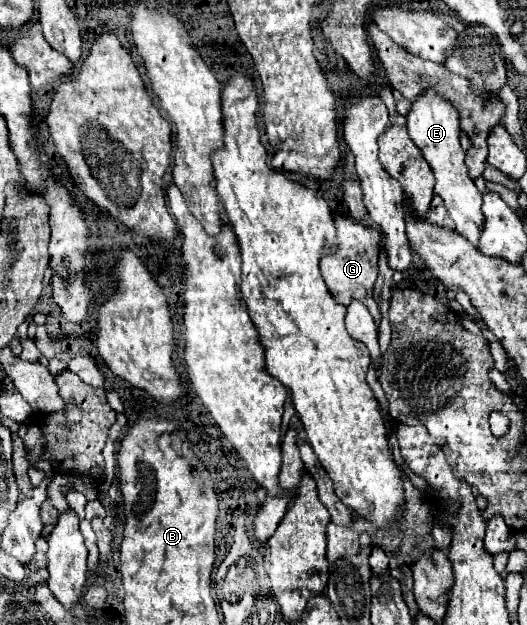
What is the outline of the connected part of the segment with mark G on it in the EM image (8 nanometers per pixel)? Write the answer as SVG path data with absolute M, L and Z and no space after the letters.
M342 212L334 214L334 224L336 224L338 250L336 250L336 254L328 254L328 256L324 256L324 260L320 260L320 272L328 284L328 290L340 304L348 306L352 298L360 300L370 310L370 314L374 316L374 320L378 324L380 322L378 304L374 300L364 300L364 298L372 296L372 288L374 288L374 282L378 276L376 262L378 262L378 248L384 244L382 234L376 228L366 226L364 222L356 222L352 216L342 214Z

